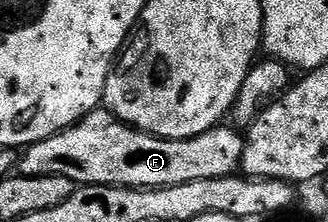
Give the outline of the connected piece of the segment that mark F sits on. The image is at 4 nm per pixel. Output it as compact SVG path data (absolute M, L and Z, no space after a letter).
M100 106L87 116L82 116L72 128L53 134L36 144L28 144L22 149L17 160L20 176L60 176L69 178L77 186L104 184L105 186L125 186L126 188L160 188L161 186L181 186L181 182L197 182L200 178L225 178L236 175L243 163L244 133L238 127L216 126L184 140L170 140L132 128L124 120L118 120L106 107Z

